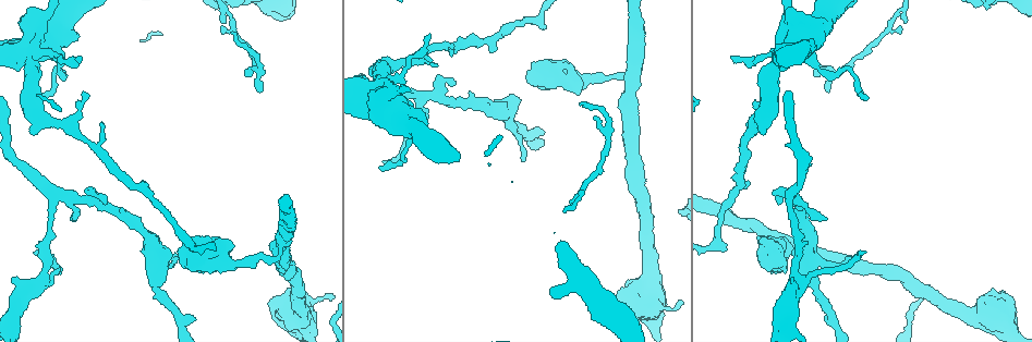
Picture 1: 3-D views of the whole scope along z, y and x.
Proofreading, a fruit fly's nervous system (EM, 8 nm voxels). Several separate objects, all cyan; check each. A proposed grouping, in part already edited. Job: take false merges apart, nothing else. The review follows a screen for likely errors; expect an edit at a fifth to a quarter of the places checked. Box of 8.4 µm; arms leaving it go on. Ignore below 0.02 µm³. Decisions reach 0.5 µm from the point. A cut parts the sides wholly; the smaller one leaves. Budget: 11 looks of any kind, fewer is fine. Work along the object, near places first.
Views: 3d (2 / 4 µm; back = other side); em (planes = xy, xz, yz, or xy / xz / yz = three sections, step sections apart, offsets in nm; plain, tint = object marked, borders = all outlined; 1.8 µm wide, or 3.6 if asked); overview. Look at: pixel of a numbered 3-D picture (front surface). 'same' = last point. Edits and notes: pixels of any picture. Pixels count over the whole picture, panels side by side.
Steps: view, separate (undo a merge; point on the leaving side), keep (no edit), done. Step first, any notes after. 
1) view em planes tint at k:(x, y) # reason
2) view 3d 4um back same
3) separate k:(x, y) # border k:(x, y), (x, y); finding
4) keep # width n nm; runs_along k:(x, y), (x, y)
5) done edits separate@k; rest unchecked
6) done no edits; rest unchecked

view 3d 4um at 1:(159, 292) # sudden change in width

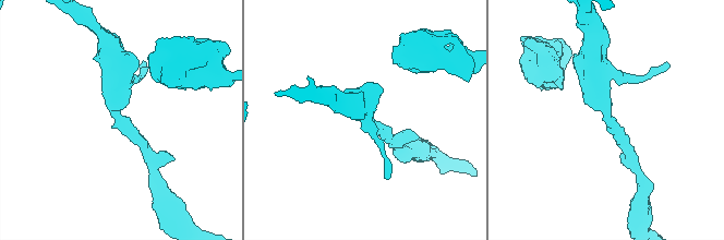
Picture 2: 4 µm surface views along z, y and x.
view em yz step 8 tint at 2:(609, 123) # arm_widths 220, 420 nm

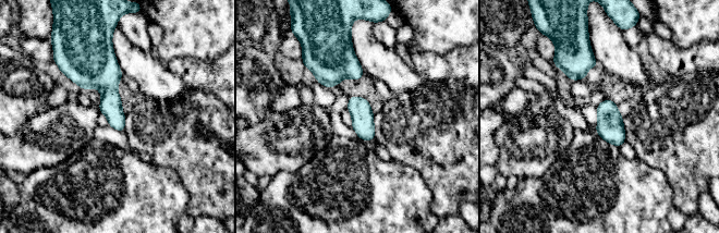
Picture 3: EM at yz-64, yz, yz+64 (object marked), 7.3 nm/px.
view em planes tint same

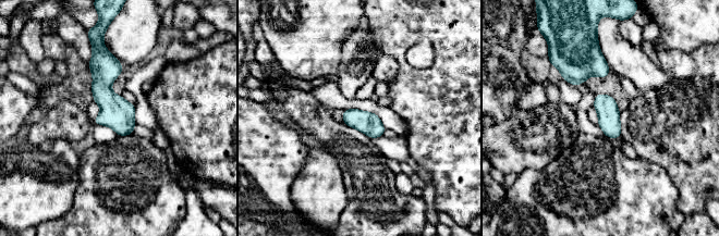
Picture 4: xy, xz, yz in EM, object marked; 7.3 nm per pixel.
keep # runs_along 4:(104, 51), (104, 96), (128, 132); continuous, no second cell

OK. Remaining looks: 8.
view em planes plain at 1:(41, 280) # arms part here

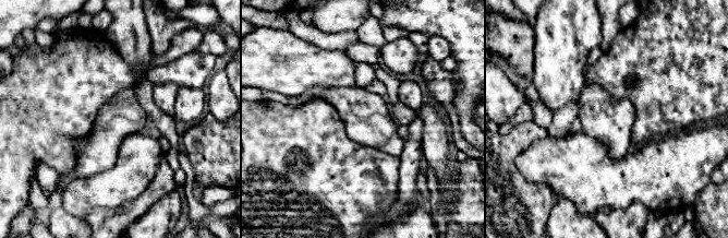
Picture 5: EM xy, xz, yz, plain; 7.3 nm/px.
view em planes borders same

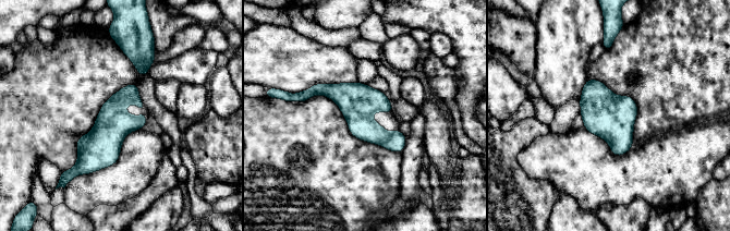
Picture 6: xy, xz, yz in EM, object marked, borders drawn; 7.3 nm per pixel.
keep # continuous, no second cell

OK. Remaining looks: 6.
view 3d 4um at 1:(69, 127) # sudden change in width

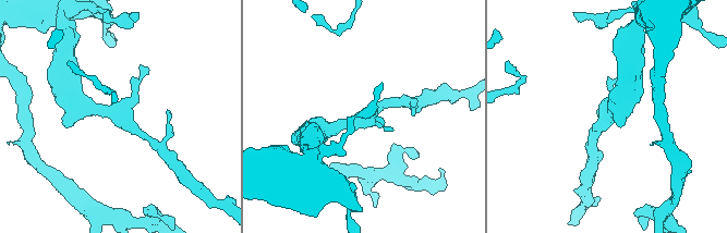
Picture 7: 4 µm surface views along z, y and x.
view em xy step 4 tint at 7:(120, 117)

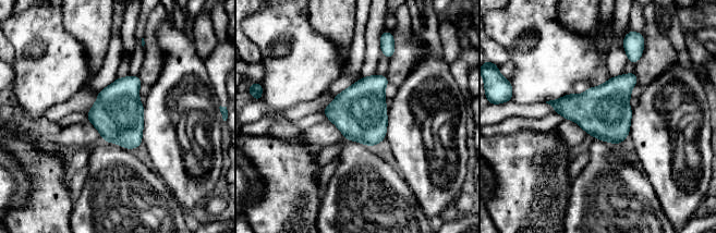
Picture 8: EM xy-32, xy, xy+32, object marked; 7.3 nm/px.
keep # one cell here

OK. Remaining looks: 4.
view em 3.6um planes tint at 1:(31, 51) # small branch off a trunk

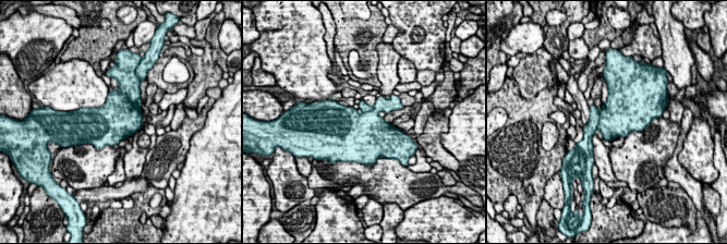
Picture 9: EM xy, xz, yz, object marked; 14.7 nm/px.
separate 9:(589, 130) # width 550 nm; two cells meet here

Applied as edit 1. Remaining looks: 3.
done edits separate@9; rest unchecked

